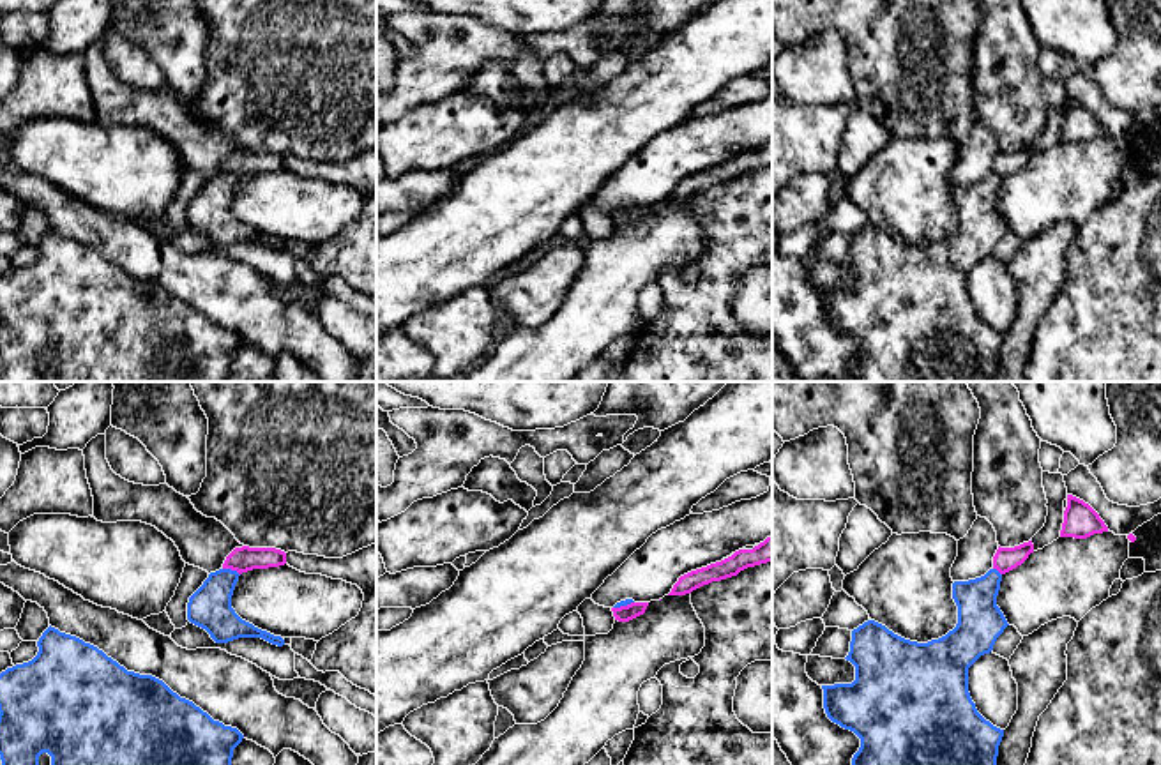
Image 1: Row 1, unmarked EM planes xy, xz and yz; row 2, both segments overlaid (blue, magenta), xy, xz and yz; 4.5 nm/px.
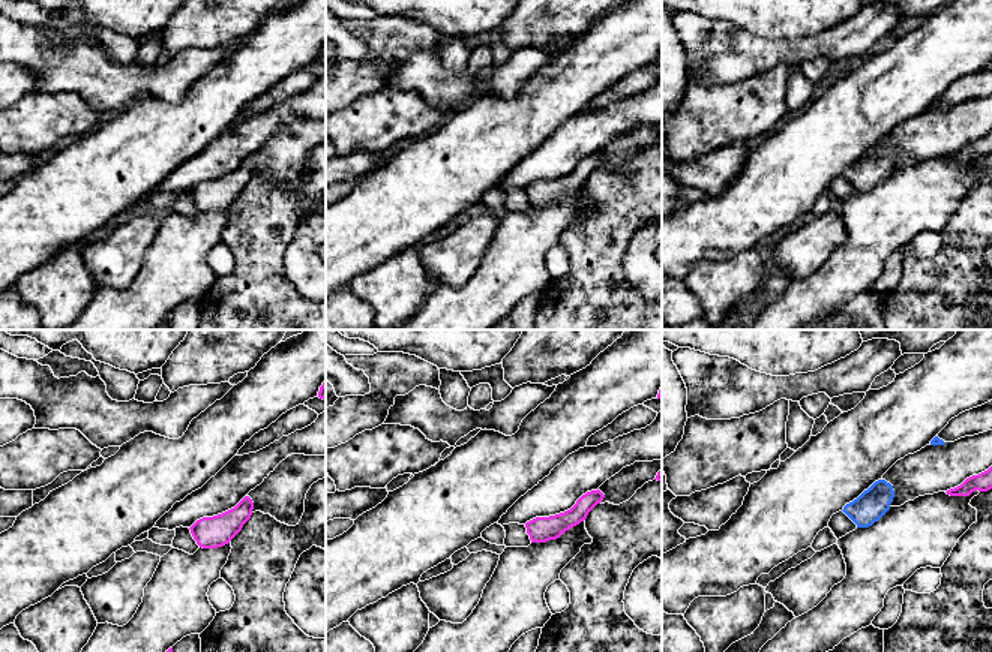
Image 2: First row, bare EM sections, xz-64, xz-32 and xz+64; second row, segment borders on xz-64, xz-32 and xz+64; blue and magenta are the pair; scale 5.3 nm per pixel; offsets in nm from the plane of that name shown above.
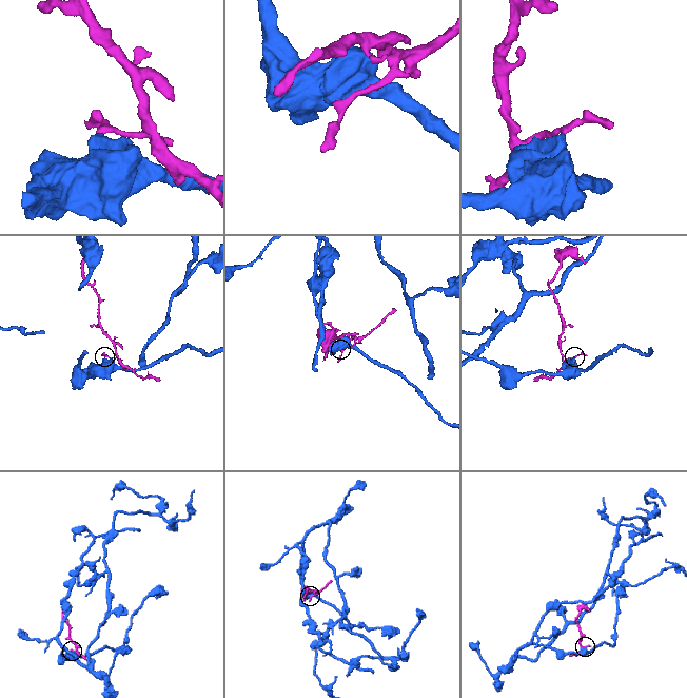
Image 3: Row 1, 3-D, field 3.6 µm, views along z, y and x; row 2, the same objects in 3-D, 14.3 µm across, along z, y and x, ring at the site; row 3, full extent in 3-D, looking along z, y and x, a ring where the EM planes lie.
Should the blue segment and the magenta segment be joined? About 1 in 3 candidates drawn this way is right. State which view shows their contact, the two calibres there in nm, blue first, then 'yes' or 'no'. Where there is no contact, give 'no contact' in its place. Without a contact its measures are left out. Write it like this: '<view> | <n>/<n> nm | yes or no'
xy | 190/120 nm | no

